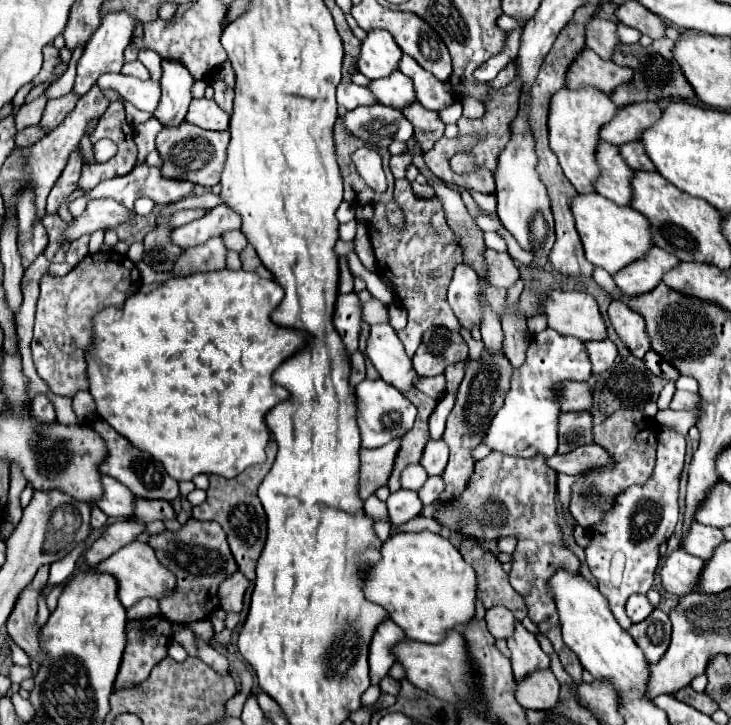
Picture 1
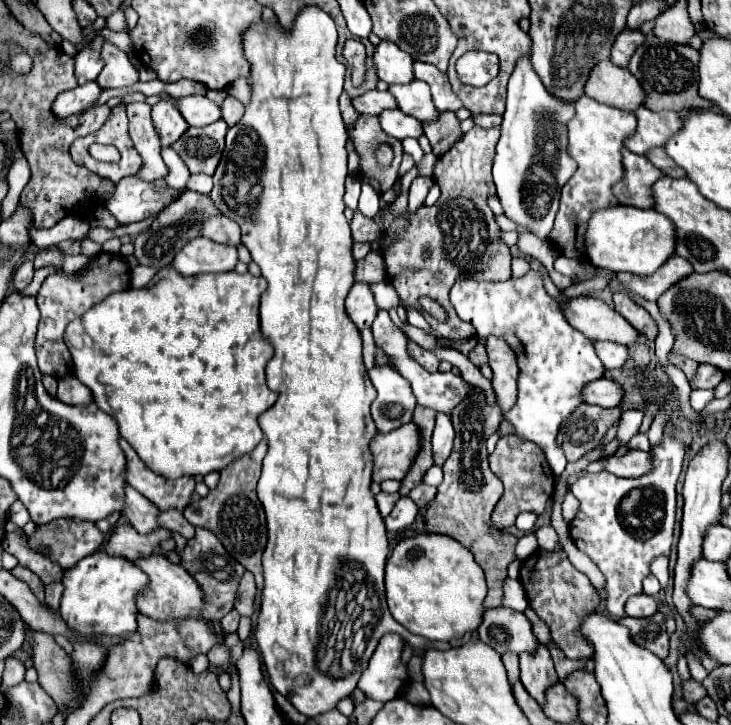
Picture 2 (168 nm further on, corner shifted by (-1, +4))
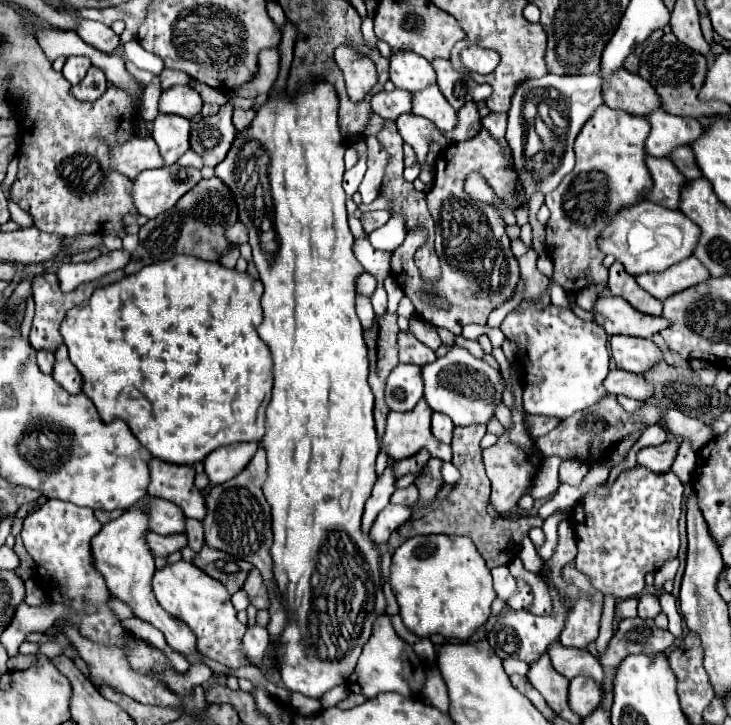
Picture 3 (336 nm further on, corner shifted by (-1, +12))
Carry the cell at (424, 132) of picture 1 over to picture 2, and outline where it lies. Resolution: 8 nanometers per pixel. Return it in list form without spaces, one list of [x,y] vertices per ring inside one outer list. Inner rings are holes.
[[[440,112],[436,122],[424,124],[424,134],[430,140],[434,154],[442,156],[444,152],[448,152],[448,148],[452,148],[456,140],[460,140],[460,120],[454,112]]]

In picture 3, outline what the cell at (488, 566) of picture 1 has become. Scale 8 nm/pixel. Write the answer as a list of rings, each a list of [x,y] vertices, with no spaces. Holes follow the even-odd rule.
[[[456,426],[454,438],[452,438],[452,464],[460,470],[460,482],[450,486],[450,492],[446,498],[438,500],[432,510],[424,514],[420,520],[410,520],[408,524],[402,524],[398,532],[406,538],[418,536],[418,534],[462,534],[472,538],[478,552],[484,556],[488,568],[496,566],[508,566],[520,552],[524,536],[528,536],[530,528],[542,526],[542,518],[538,516],[524,516],[520,520],[508,520],[508,518],[494,518],[488,514],[488,500],[490,500],[490,480],[484,470],[482,460],[482,448],[480,440],[486,434],[486,426]]]

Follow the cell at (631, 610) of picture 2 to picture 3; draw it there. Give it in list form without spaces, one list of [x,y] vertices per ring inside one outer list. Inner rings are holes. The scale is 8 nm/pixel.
[[[648,592],[638,596],[638,616],[640,616],[640,618],[656,618],[658,612],[660,612],[658,596],[648,594]]]

